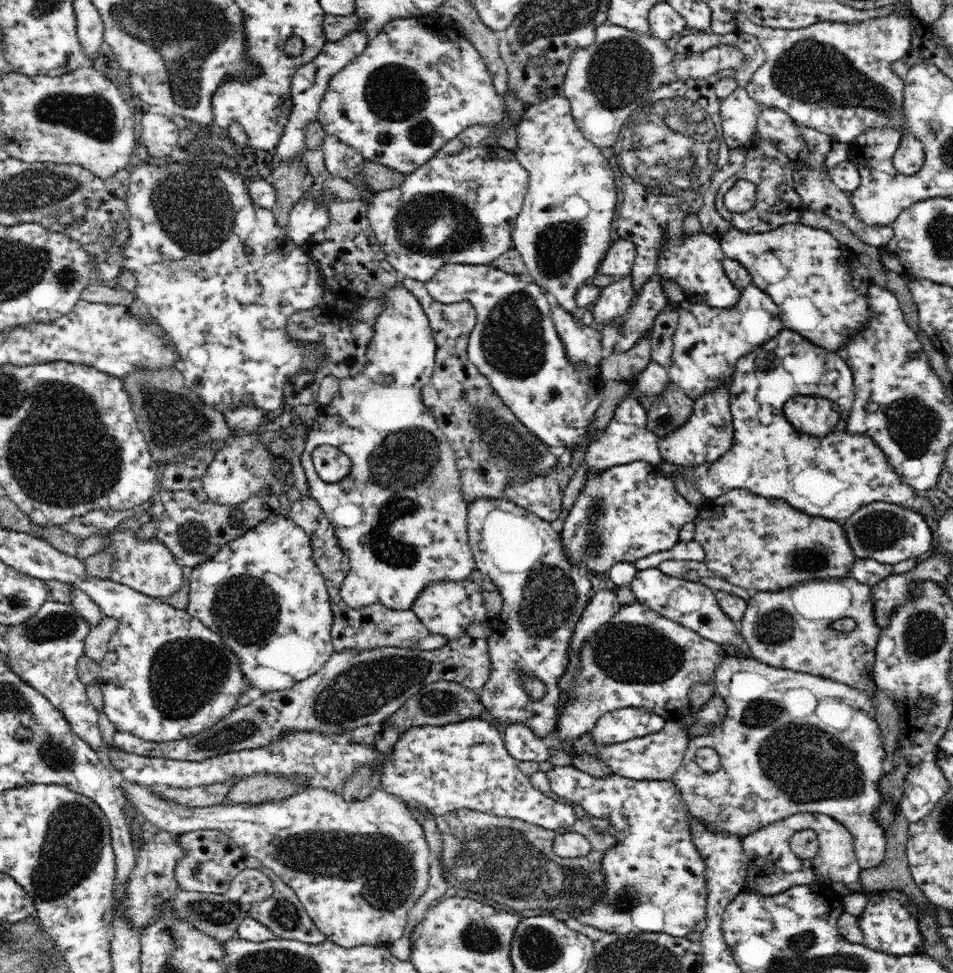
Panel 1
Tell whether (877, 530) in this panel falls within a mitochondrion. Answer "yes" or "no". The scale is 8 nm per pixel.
yes

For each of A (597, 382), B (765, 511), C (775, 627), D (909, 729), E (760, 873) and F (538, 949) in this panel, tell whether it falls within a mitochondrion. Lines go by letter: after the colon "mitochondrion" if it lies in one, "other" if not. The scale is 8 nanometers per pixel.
A: other
B: other
C: mitochondrion
D: other
E: other
F: mitochondrion

